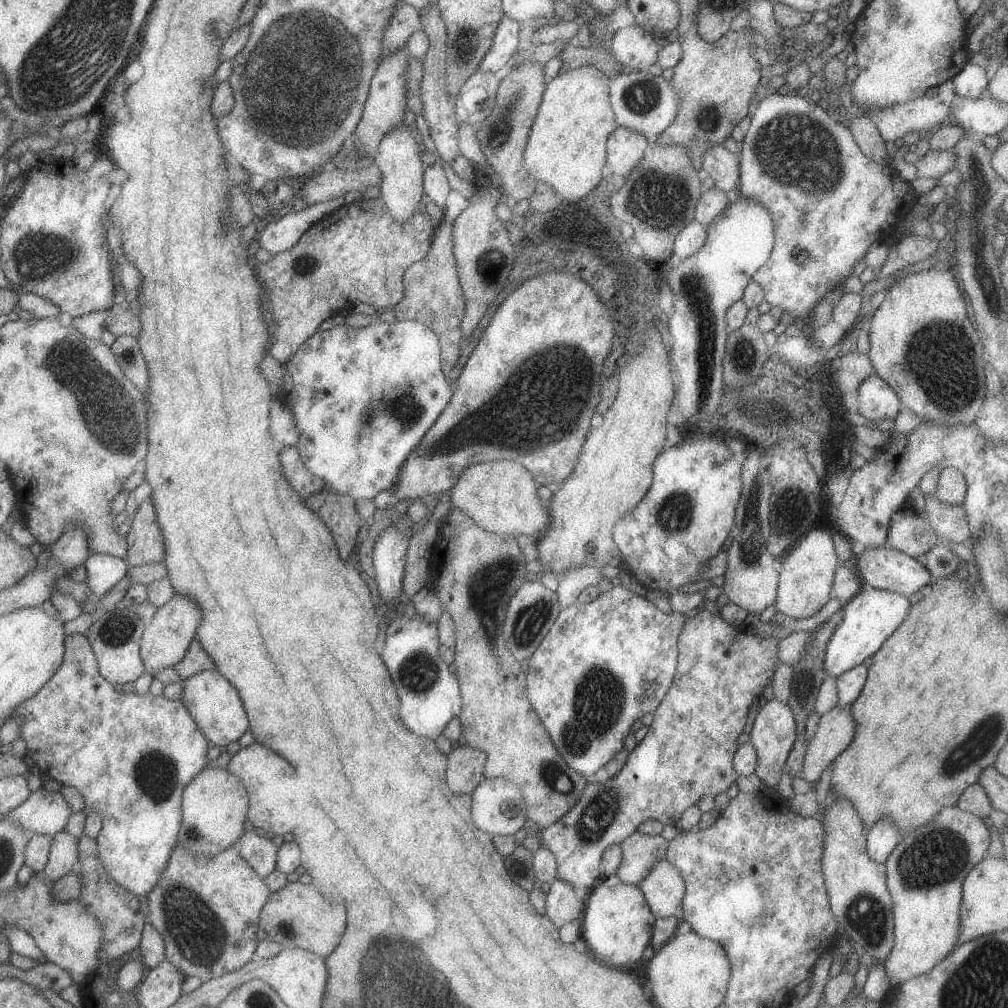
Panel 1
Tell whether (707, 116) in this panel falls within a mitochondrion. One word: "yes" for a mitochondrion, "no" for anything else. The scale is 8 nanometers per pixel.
yes

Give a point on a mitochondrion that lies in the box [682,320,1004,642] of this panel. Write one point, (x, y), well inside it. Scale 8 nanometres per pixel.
(954, 387)

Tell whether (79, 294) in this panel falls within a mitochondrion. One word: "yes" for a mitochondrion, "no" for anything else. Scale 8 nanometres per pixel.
no

